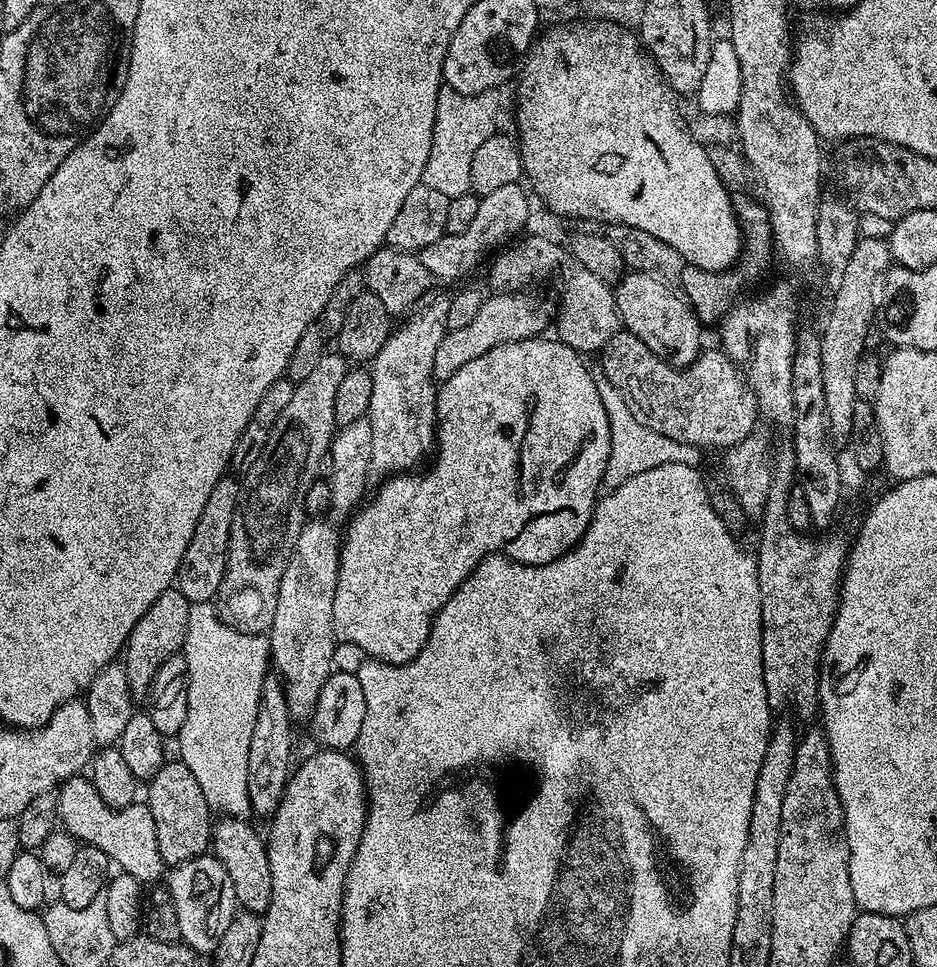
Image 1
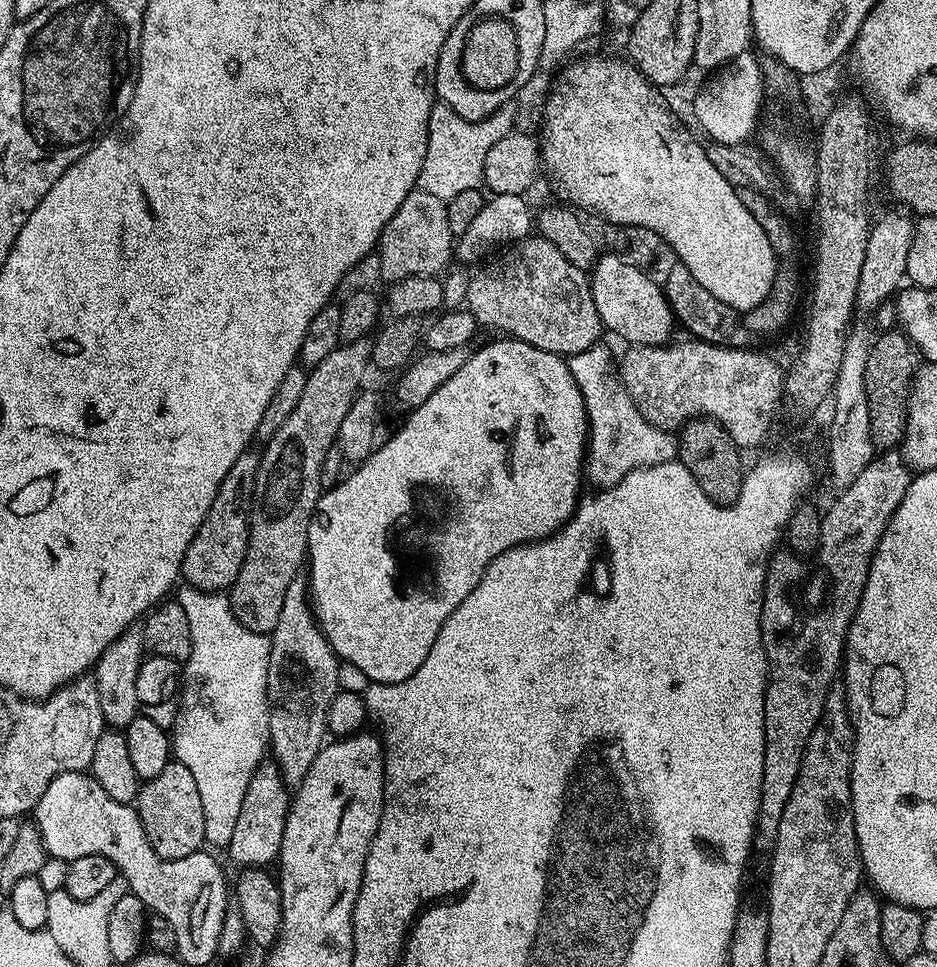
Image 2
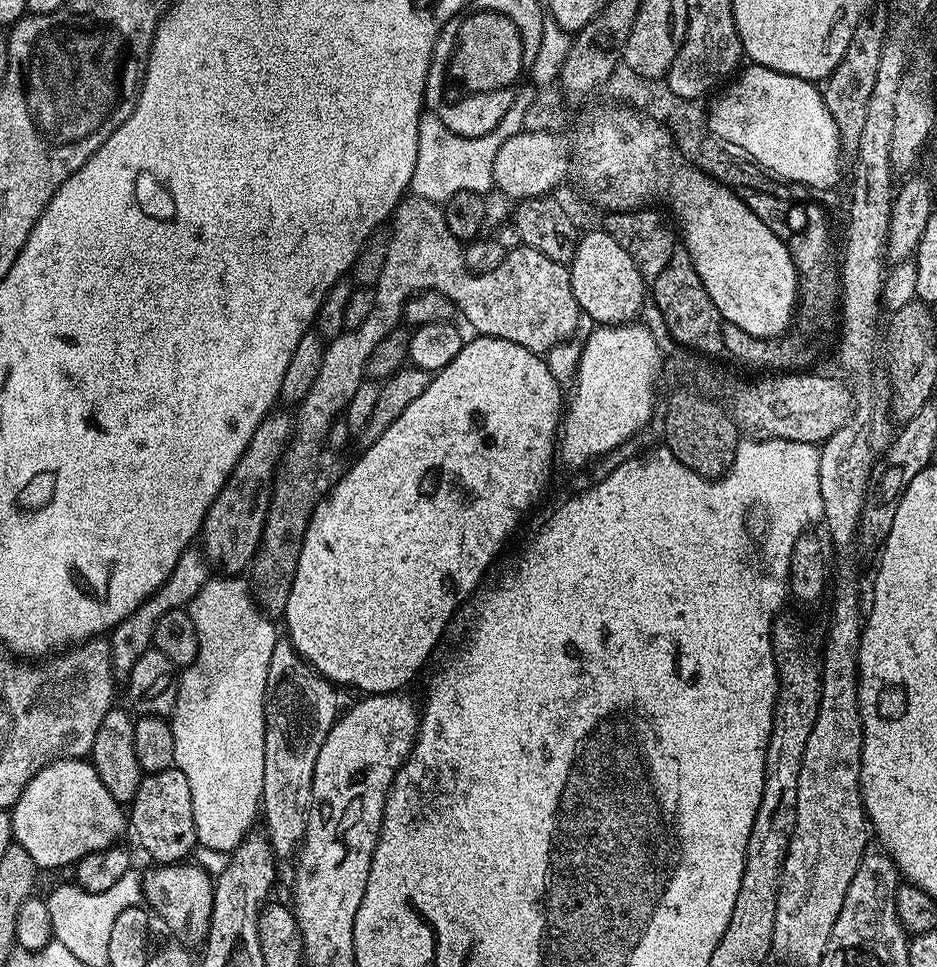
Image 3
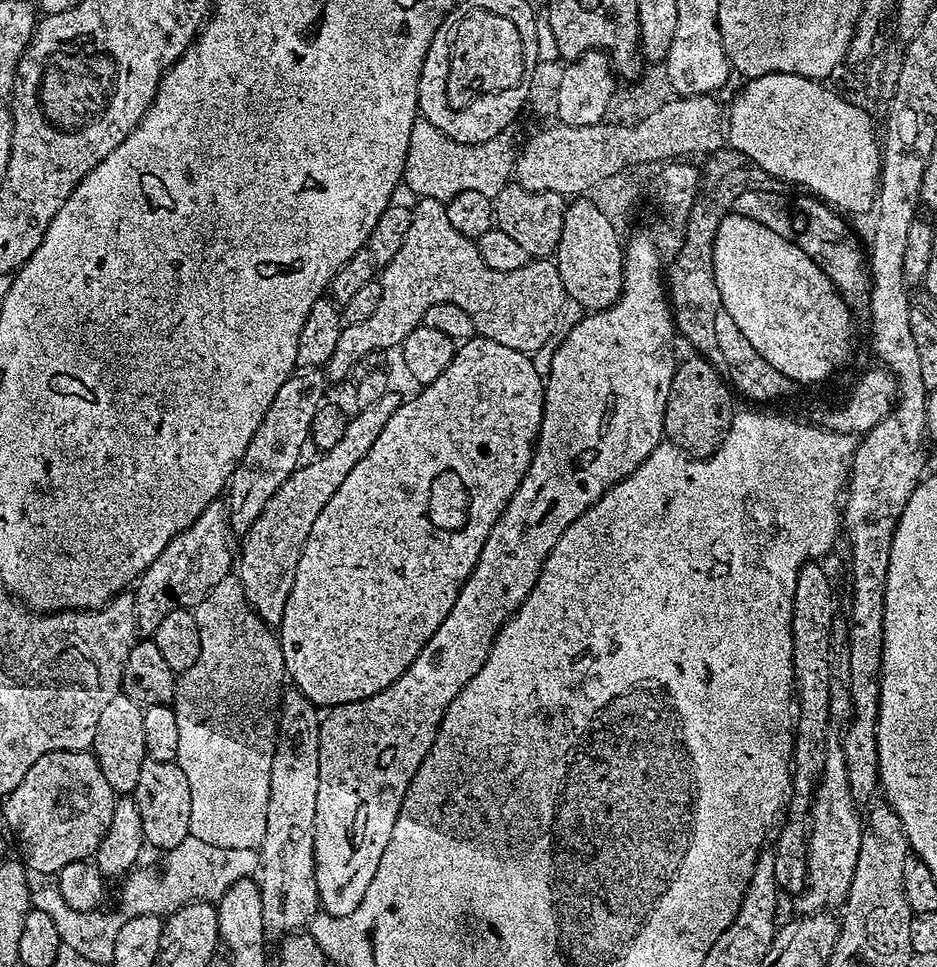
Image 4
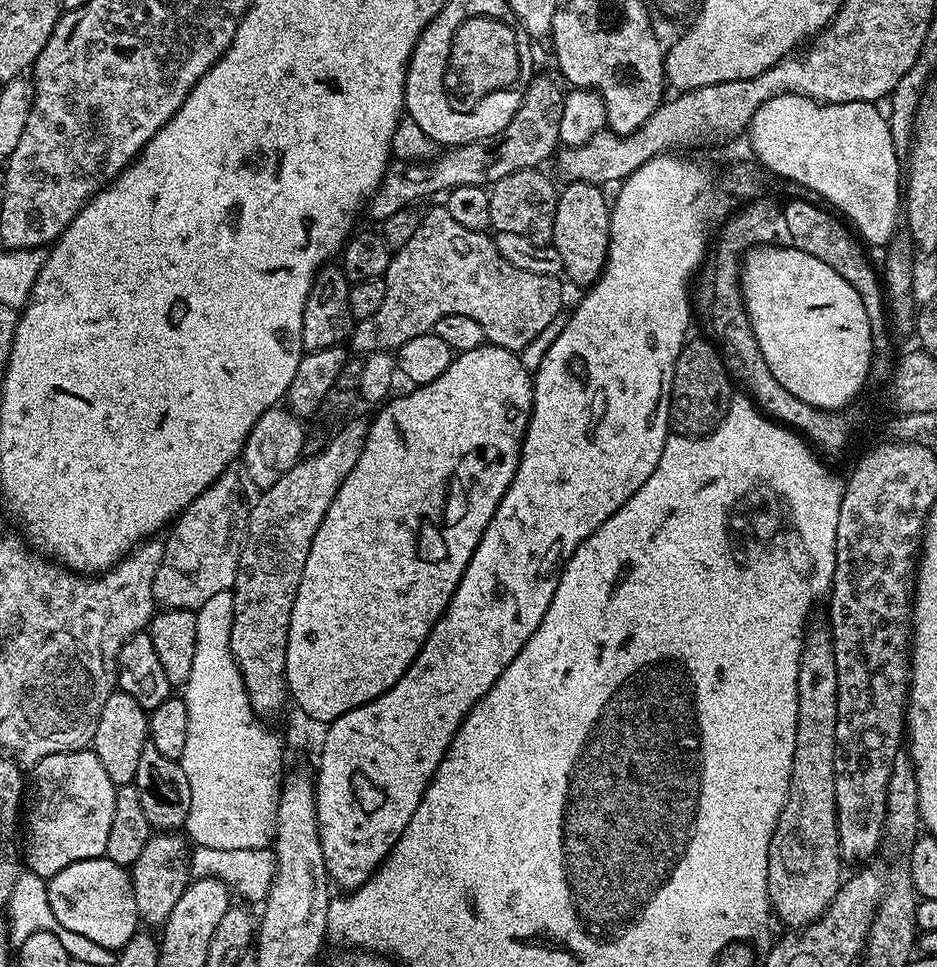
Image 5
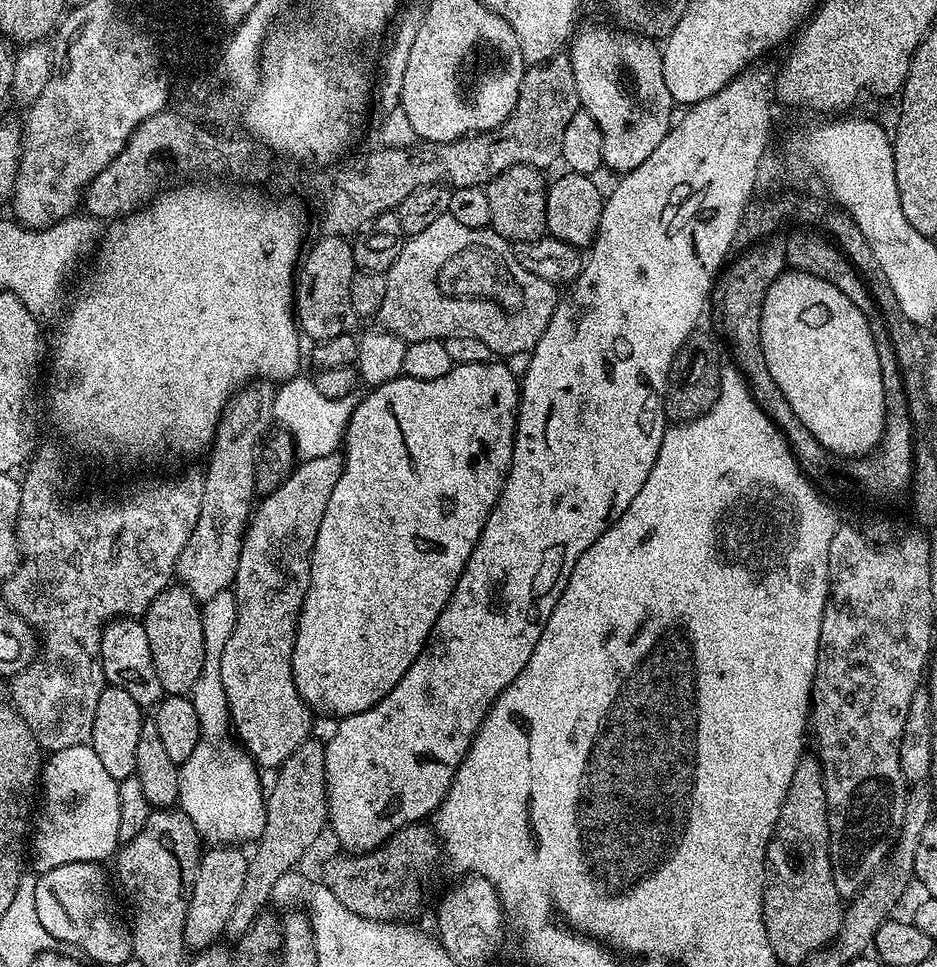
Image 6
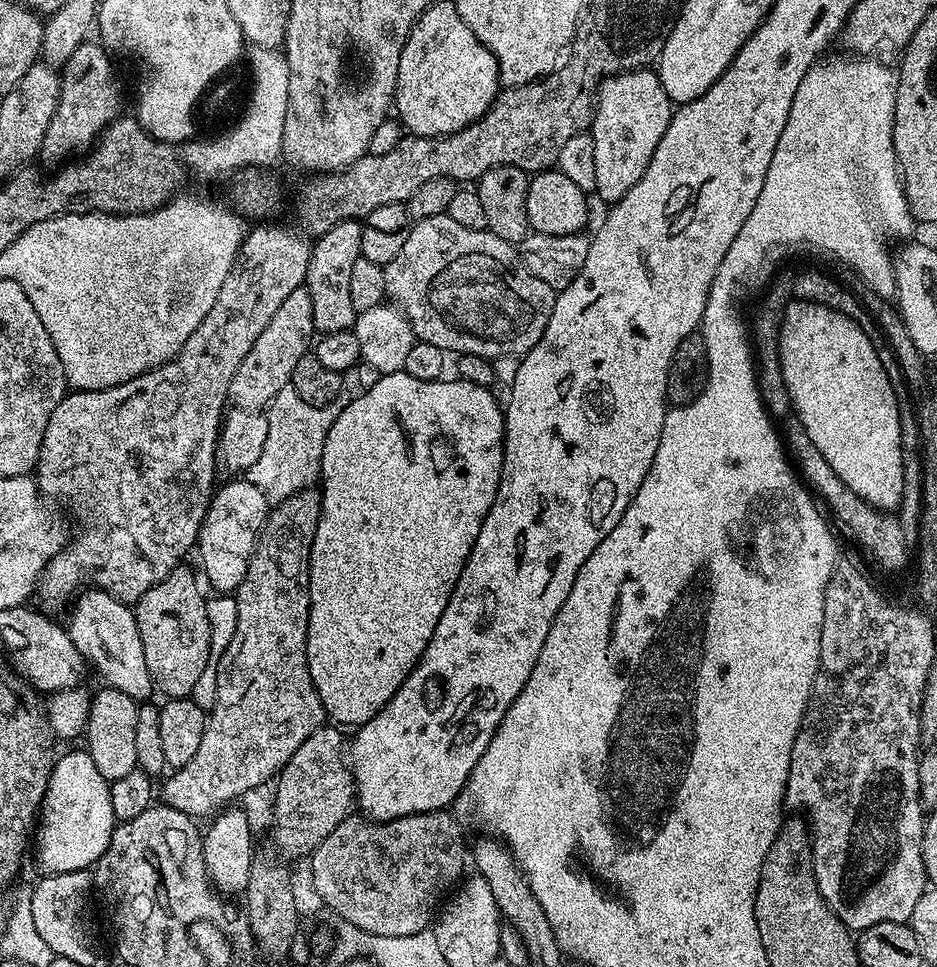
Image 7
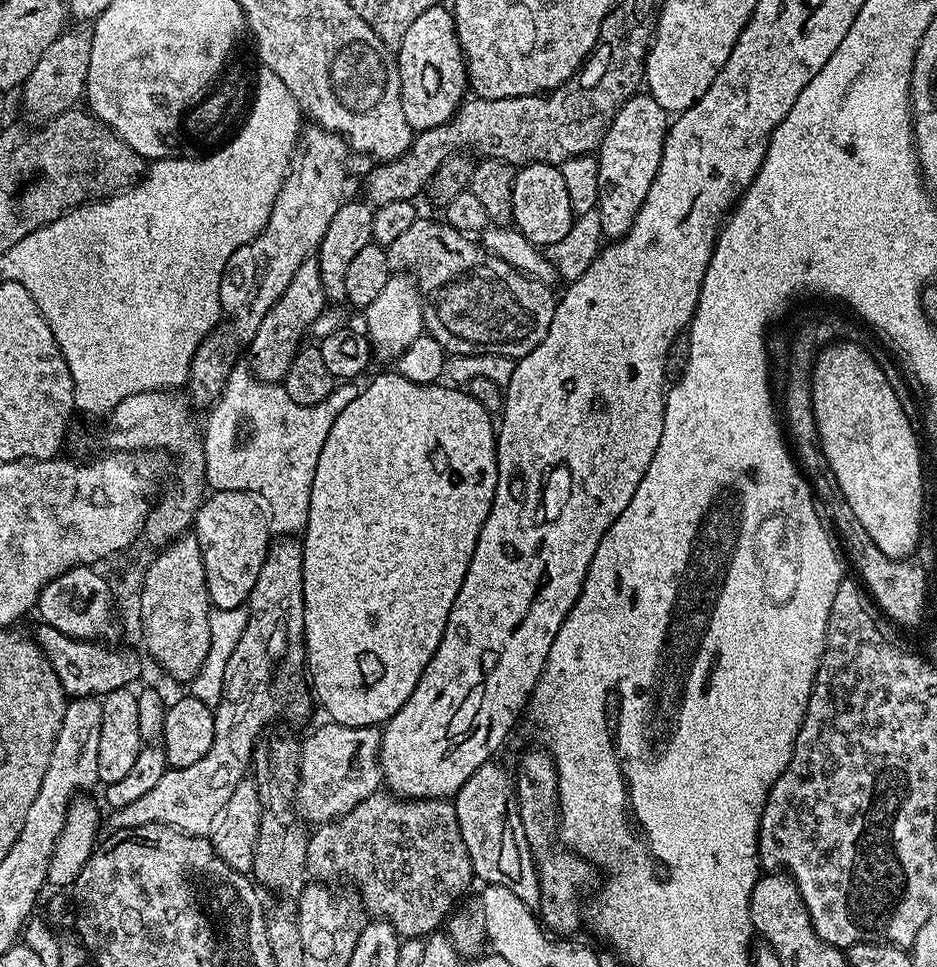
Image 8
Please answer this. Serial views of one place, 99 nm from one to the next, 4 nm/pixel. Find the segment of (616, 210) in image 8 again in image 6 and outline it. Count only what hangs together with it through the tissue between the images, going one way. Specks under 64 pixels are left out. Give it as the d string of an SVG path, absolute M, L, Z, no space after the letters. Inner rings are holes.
M592 24L571 37L570 47L566 55L572 64L574 82L578 86L578 98L583 111L598 122L602 130L603 167L613 168L616 174L623 174L642 166L650 154L654 154L658 142L666 138L668 129L674 123L672 108L674 101L670 90L666 90L666 78L662 78L662 52L656 48L651 39L639 35L631 30L621 30L619 27L599 28Z

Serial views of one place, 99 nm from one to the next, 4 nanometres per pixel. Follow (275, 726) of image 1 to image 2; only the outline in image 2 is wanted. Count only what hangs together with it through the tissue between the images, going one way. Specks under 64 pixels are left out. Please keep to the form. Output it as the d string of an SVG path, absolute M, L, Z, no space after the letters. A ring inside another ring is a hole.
M261 762L250 778L250 786L246 786L246 798L242 798L242 811L238 814L238 822L234 825L234 835L226 849L226 855L241 869L264 868L280 855L282 846L282 830L286 830L290 788L285 784L280 767L275 762Z

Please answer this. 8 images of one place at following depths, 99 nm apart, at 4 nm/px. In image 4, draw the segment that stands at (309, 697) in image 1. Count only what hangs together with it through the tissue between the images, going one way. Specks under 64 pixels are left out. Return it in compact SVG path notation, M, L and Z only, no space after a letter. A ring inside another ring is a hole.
M294 686L281 695L276 730L276 753L270 768L270 802L266 810L266 838L258 849L258 883L269 937L311 925L320 908L316 885L316 803L321 709Z

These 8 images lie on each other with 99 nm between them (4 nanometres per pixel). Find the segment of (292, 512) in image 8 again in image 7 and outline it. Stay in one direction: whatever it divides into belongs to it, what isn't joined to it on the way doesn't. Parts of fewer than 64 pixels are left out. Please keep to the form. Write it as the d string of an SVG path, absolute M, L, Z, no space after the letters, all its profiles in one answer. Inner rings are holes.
M291 387L282 389L268 406L268 433L262 458L246 469L246 479L258 486L269 502L285 500L309 487L319 477L322 446L341 407L339 399L317 406L306 403Z

